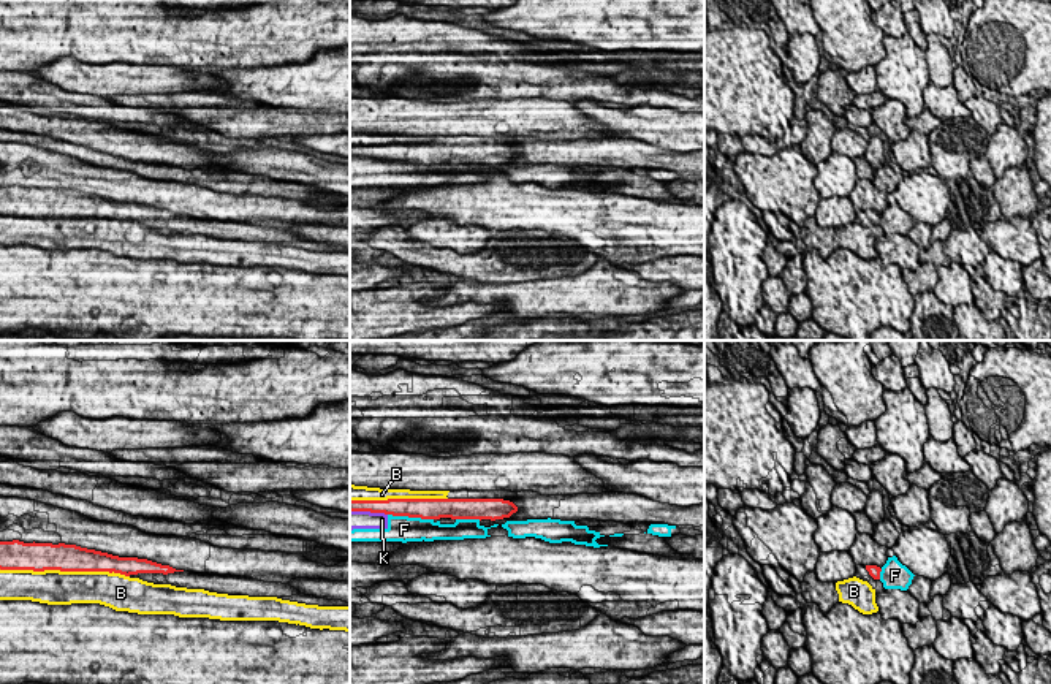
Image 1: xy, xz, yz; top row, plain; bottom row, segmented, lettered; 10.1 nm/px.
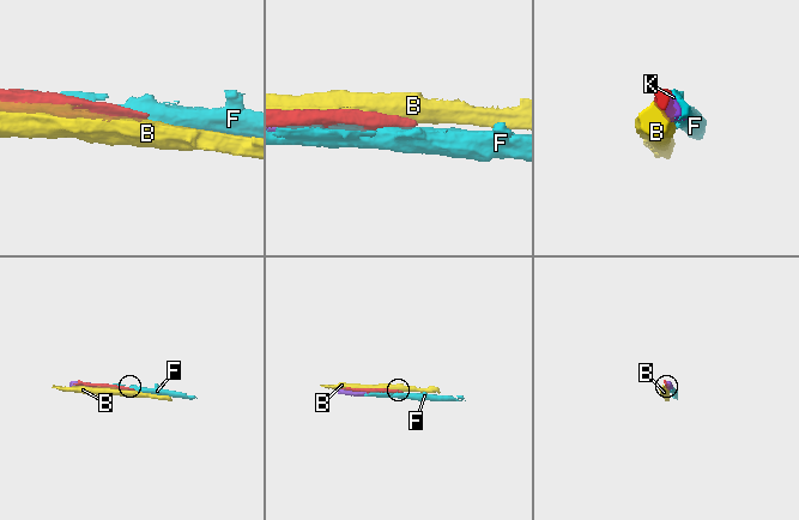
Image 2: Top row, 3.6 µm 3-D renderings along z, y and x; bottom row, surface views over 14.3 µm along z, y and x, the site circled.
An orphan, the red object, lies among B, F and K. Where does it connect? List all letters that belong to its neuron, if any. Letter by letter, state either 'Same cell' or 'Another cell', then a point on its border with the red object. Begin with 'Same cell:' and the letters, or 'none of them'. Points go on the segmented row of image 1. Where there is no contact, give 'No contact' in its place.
Same cell: none of them
B: Another cell. Touches red at xy (65, 570)
F: Another cell. Touches red at xz (410, 516)
K: Another cell. Touches red at xz (369, 510)

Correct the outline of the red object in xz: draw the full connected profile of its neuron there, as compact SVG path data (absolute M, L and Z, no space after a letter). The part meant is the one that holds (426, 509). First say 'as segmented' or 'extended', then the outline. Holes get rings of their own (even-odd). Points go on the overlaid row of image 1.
as segmented; M388 499L388 500L350 500L350 511L385 513L421 519L503 519L518 511L518 507L503 499Z

